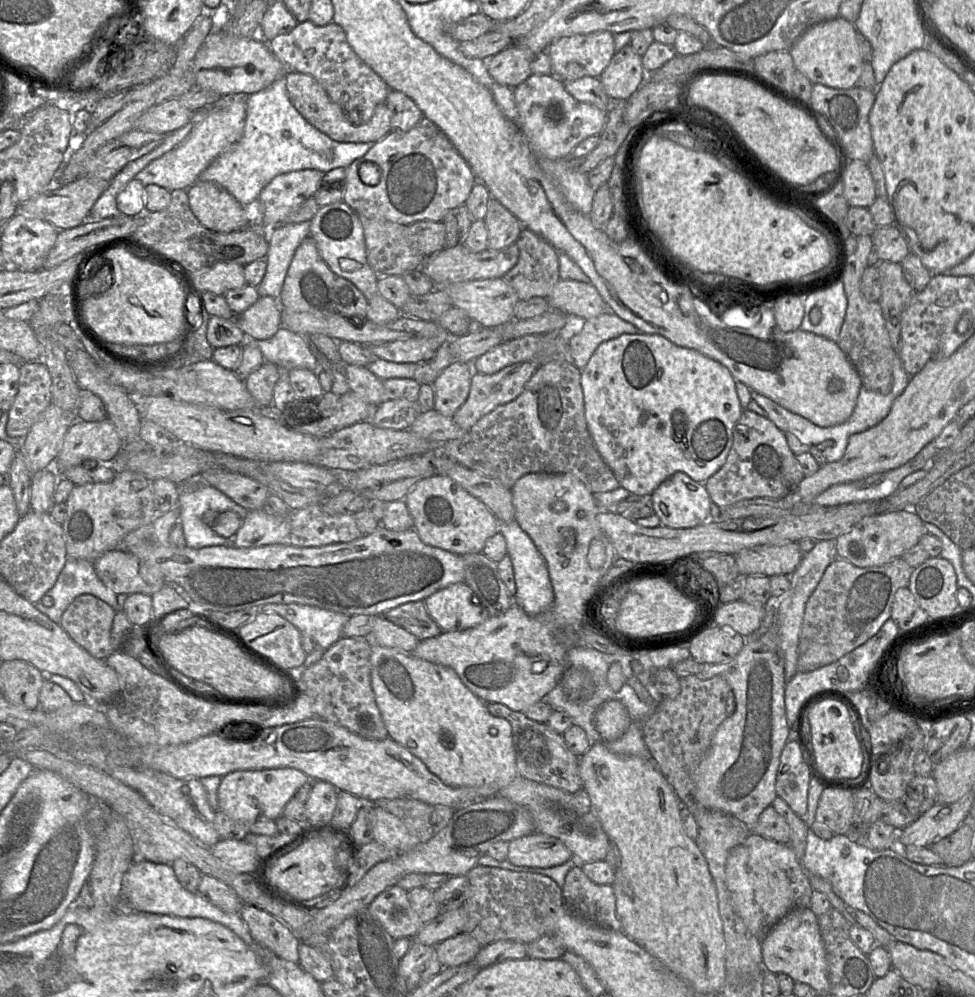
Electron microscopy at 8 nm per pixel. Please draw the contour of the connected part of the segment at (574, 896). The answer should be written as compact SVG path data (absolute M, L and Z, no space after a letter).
M576 865L567 873L561 890L564 904L571 913L594 924L622 931L611 885L594 883L584 874L581 865Z

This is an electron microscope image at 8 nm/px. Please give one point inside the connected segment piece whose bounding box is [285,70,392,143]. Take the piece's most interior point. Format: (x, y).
(308, 97)

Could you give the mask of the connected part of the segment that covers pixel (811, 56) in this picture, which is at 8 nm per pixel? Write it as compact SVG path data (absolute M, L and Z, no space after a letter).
M836 17L808 27L789 50L795 68L813 84L850 89L856 86L863 67L863 57L857 41L854 23Z

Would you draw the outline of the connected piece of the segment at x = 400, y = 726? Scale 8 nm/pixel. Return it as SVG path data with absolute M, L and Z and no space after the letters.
M379 644L371 645L371 685L389 737L421 759L428 769L452 787L474 787L484 798L498 795L517 776L511 724L493 716L487 704L471 692L449 667Z

